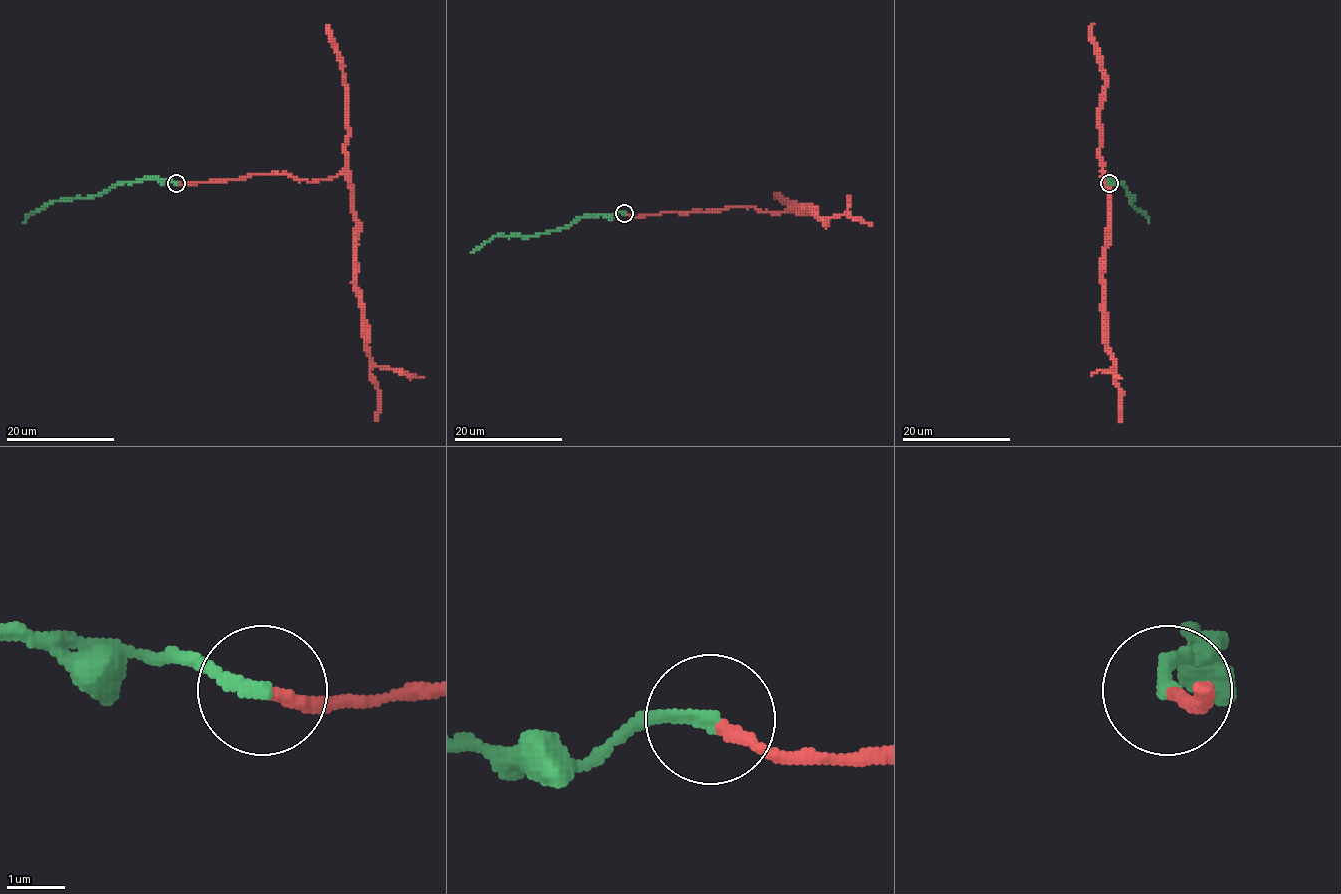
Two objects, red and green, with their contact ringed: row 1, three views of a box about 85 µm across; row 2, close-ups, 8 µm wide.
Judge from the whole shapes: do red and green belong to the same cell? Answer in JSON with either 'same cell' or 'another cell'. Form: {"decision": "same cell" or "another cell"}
{"decision": "same cell"}

